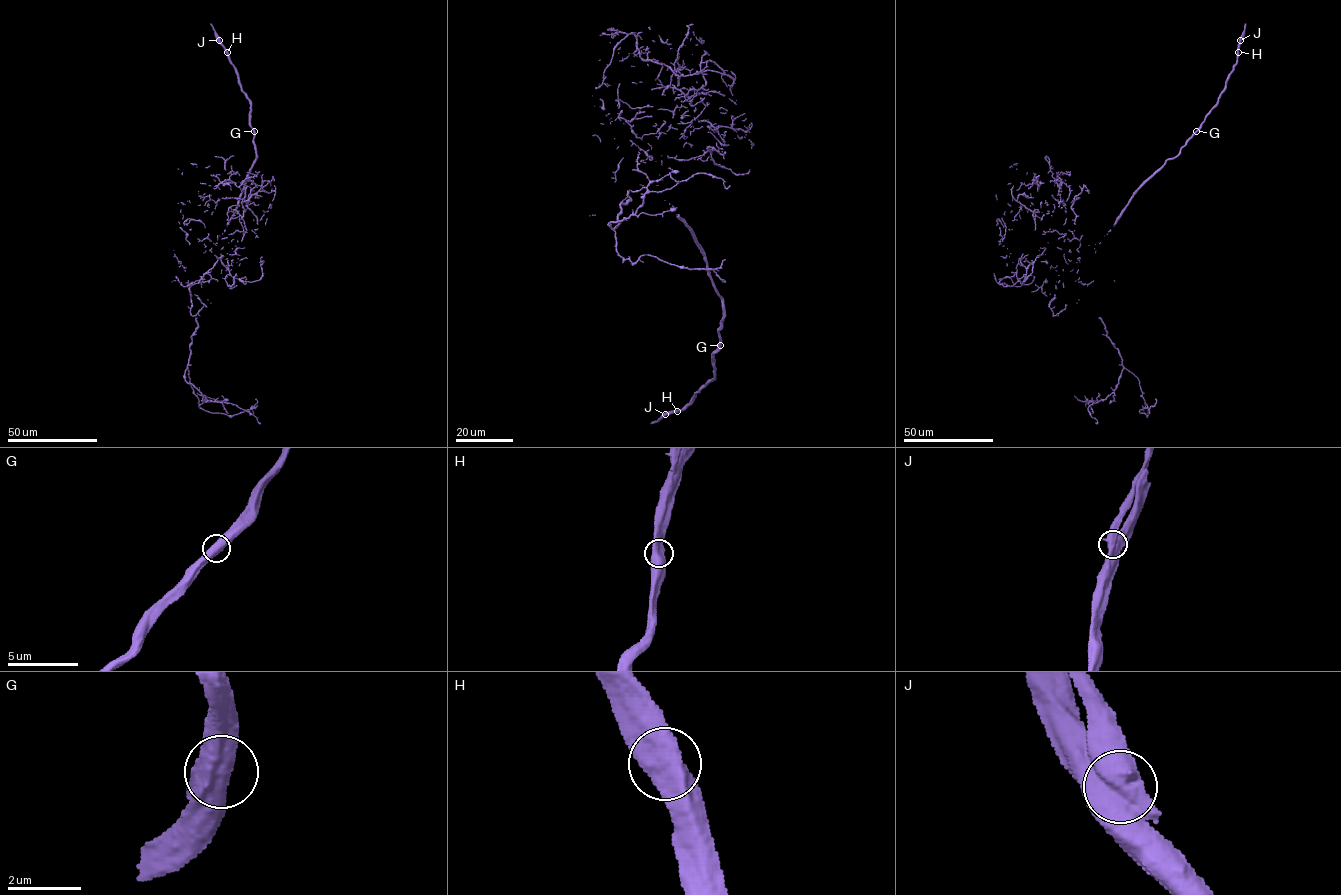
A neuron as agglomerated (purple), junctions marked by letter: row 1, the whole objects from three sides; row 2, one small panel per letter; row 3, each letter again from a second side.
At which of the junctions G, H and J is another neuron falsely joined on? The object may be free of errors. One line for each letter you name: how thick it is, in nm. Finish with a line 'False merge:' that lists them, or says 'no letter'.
J: calibre 750 nm
False merge: J

